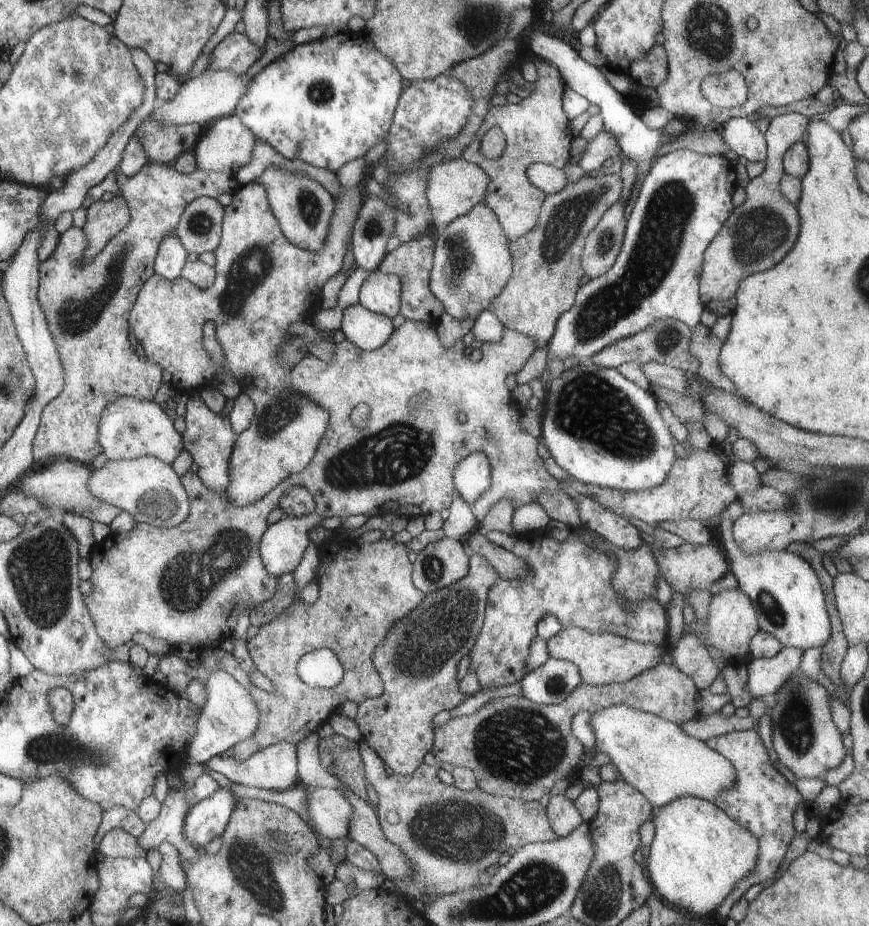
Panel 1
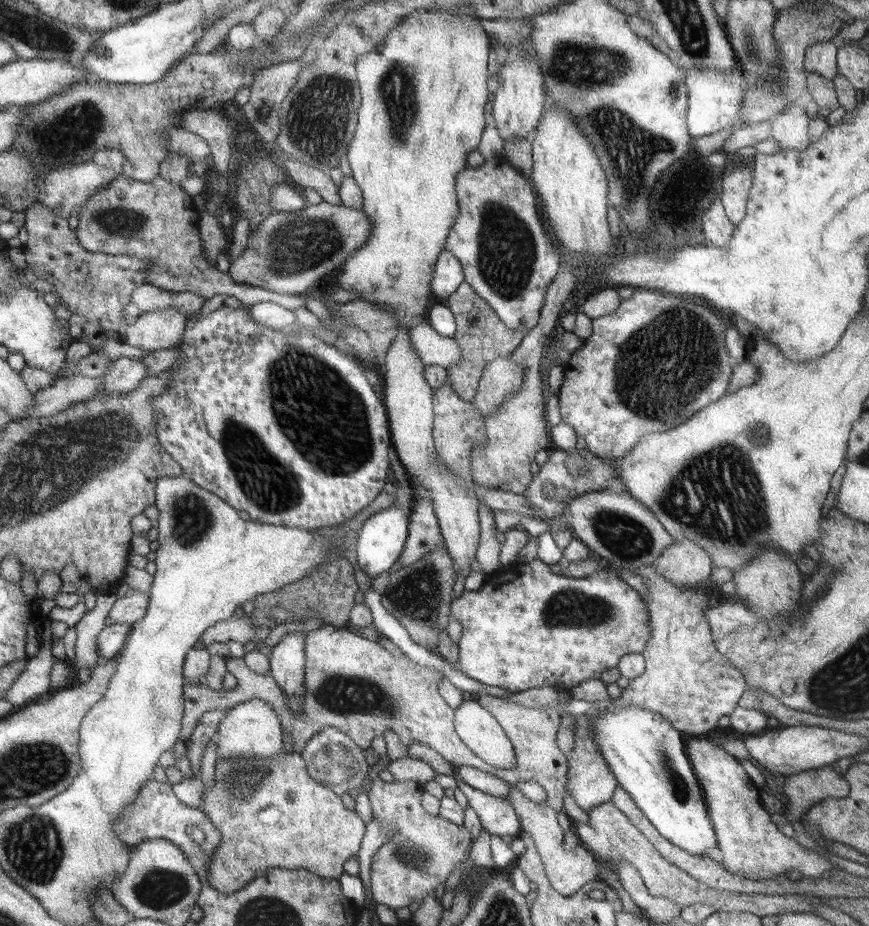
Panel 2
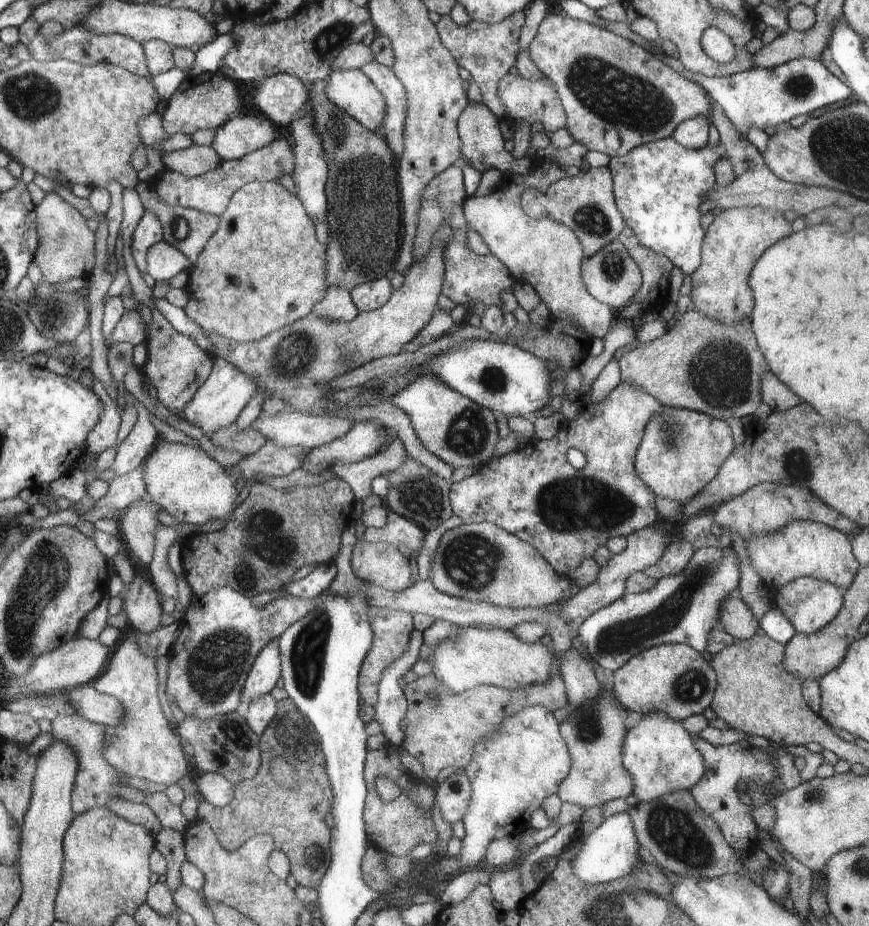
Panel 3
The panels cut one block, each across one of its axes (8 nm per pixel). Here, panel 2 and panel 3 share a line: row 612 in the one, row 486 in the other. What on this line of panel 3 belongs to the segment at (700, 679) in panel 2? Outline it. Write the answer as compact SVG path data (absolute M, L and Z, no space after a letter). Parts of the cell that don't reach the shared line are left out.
M663 406L663 412L653 416L645 426L643 440L635 452L635 472L641 482L655 494L655 498L685 504L717 476L723 460L733 450L733 438L727 422L709 418L699 412Z

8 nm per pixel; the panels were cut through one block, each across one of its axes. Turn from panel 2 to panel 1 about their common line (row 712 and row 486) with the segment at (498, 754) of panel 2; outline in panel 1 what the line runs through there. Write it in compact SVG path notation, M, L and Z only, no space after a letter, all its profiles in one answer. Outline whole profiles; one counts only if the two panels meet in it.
M469 454L453 468L455 494L459 494L467 504L473 504L489 488L489 472L491 468L485 454Z

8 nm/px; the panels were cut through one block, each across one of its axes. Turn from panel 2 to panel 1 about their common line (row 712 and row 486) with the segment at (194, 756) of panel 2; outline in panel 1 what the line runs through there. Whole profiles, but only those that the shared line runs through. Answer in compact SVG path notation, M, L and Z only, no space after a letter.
M191 394L185 404L185 430L181 434L183 438L183 450L187 450L193 456L193 462L199 466L197 476L201 478L203 486L211 492L223 492L229 486L229 456L235 446L235 432L227 418L221 418L219 414L213 414L203 400L197 394Z

